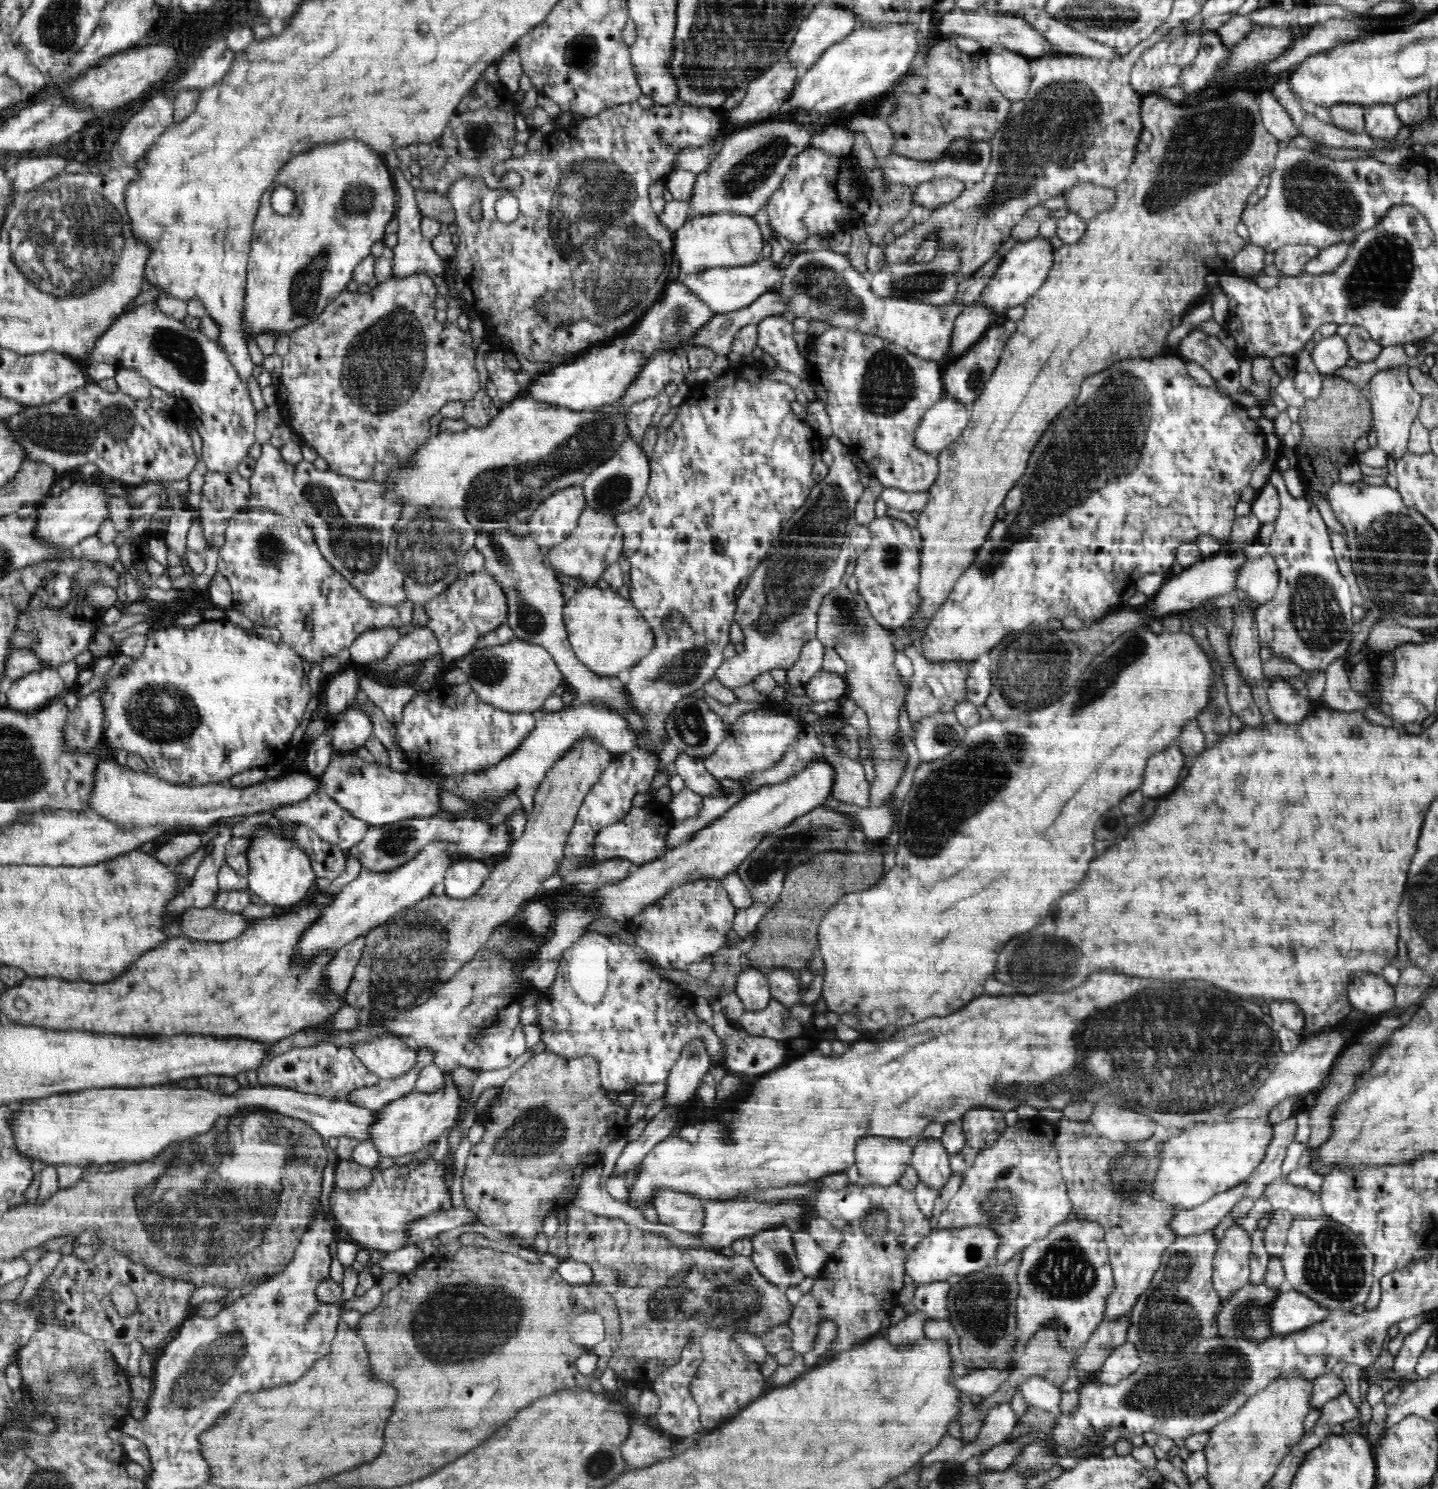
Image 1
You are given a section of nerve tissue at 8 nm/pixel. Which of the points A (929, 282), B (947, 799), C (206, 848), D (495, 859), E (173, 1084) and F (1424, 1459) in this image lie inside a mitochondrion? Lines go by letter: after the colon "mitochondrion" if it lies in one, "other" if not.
A: mitochondrion
B: mitochondrion
C: other
D: other
E: other
F: other

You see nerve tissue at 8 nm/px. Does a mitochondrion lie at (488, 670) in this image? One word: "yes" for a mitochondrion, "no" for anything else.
yes

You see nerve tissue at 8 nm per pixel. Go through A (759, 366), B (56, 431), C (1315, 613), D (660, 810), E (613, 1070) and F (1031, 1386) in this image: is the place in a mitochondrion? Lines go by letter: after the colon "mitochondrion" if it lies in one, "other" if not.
A: other
B: mitochondrion
C: mitochondrion
D: other
E: other
F: other

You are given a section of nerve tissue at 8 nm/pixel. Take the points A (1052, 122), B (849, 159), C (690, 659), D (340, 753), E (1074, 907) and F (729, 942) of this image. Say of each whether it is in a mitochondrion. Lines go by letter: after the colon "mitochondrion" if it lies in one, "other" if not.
A: mitochondrion
B: other
C: mitochondrion
D: other
E: other
F: other

